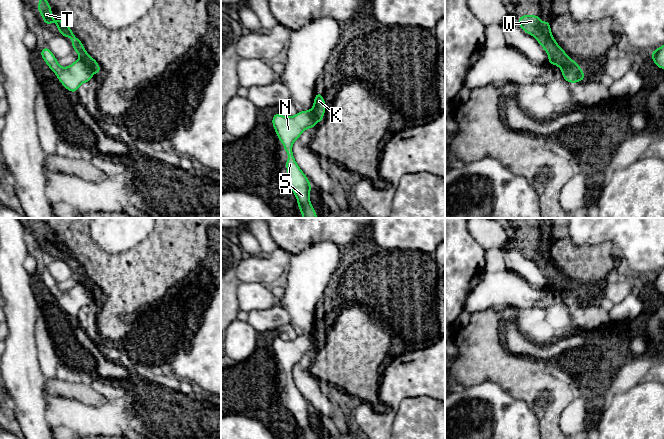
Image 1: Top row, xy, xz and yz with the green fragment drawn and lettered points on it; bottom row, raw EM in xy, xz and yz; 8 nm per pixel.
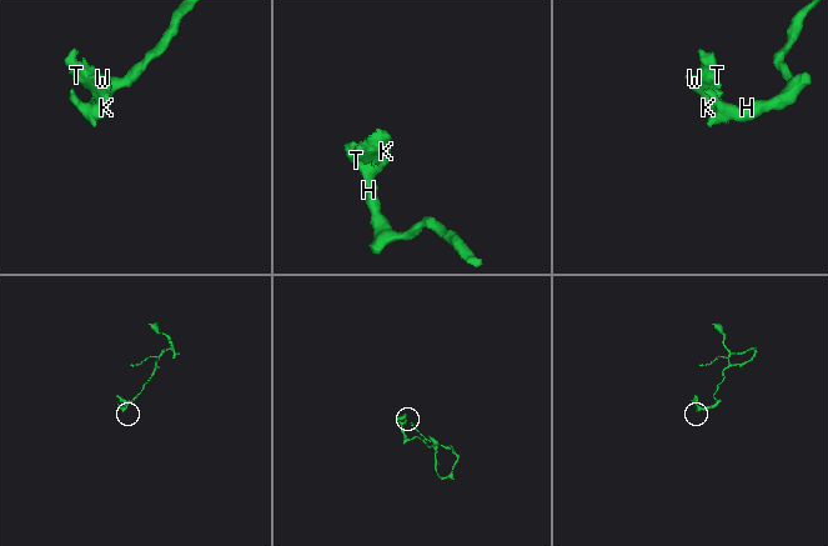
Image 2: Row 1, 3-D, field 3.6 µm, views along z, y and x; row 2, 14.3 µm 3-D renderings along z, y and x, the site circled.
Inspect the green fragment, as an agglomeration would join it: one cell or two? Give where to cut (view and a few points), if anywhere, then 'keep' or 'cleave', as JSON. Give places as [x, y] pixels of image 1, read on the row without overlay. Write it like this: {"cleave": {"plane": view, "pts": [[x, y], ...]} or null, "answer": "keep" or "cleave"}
{"cleave": {"plane": "xz", "pts": [[310, 334], [314, 348]]}, "answer": "cleave"}

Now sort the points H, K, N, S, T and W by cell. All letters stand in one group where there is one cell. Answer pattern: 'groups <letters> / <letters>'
groups H N S / K T W

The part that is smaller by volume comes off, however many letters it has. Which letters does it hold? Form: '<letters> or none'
K, T, W

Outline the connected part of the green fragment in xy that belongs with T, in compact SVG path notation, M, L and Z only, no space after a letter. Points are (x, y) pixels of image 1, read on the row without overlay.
M44 218L43 220L38 224L38 231L37 235L41 237L43 245L46 247L46 250L49 251L51 249L51 245L53 244L57 248L57 253L59 255L59 258L66 262L72 261L73 264L71 266L72 271L74 272L75 276L82 280L87 288L90 290L90 292L97 298L101 296L101 292L98 288L98 286L90 281L84 272L82 266L76 261L76 259L72 256L71 252L60 243L55 243L52 241L52 234L49 226L46 224Z

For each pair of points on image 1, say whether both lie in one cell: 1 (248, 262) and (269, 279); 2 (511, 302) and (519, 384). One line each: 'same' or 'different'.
1: same
2: different

